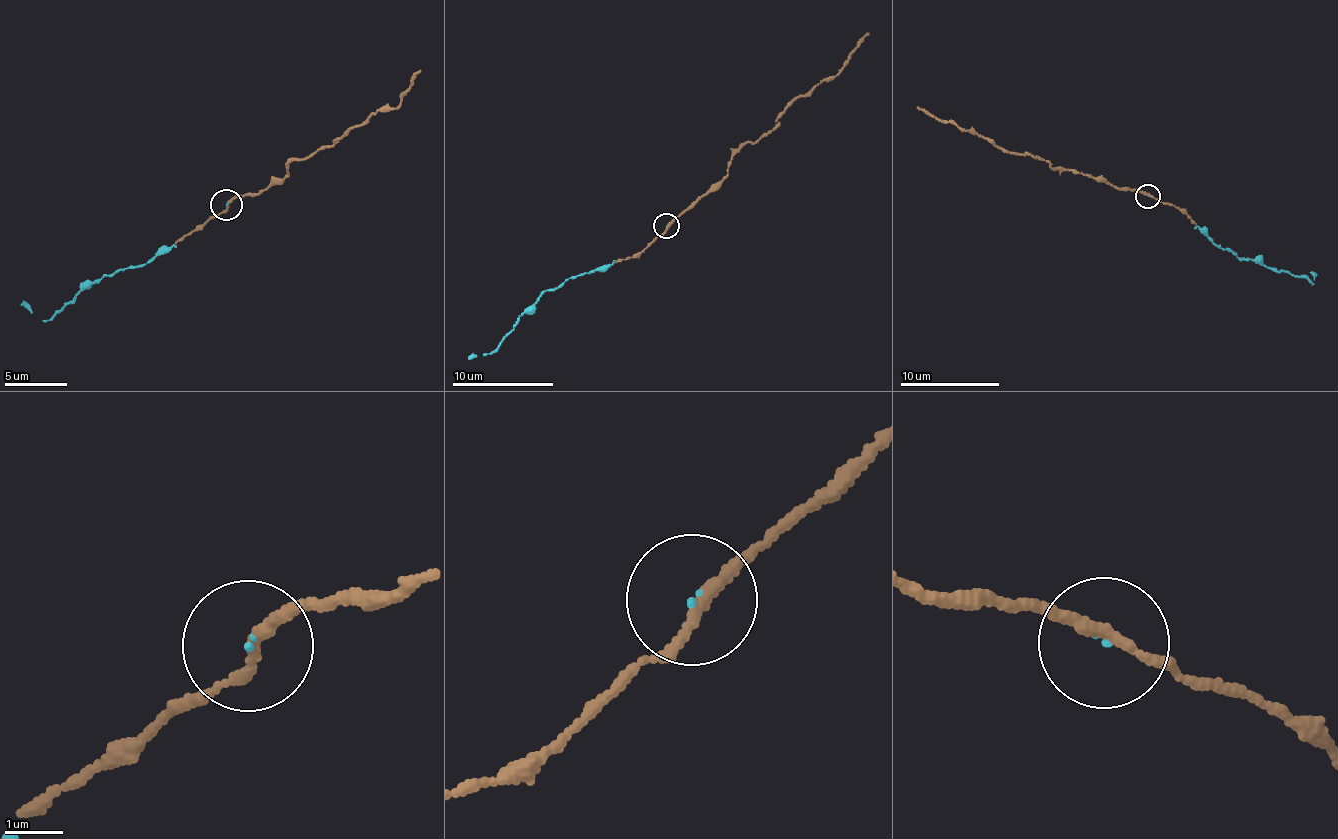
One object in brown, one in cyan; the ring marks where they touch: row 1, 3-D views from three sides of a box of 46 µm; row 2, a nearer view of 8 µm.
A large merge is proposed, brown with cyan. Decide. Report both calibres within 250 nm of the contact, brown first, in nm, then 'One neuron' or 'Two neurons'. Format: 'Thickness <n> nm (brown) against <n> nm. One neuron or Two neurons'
Thickness 190 nm (brown) against 30 nm. One neuron

